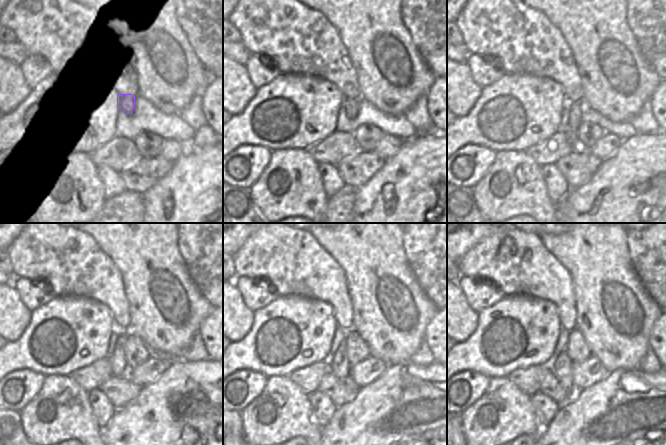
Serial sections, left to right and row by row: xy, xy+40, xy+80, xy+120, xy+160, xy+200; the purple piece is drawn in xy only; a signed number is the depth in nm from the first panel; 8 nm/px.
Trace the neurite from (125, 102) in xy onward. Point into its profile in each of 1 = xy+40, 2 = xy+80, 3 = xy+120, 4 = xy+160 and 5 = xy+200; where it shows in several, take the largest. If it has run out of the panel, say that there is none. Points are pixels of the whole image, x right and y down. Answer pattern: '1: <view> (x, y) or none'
1: xy+40 (351, 105)
2: xy+80 (575, 108)
3: xy+120 (119, 368)
4: xy+160 (340, 367)
5: xy+200 (561, 367)

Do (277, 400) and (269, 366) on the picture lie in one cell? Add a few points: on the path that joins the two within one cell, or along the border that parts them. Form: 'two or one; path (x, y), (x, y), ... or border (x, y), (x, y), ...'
two; border (288, 375), (272, 375), (267, 378)

